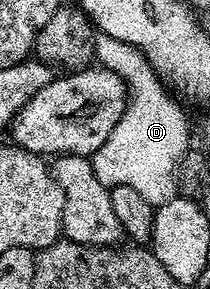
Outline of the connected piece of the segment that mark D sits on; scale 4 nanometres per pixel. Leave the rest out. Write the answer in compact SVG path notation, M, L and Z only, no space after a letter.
M95 34L95 60L108 71L117 72L128 87L128 105L111 130L110 137L91 156L98 181L109 189L127 185L142 193L153 207L177 196L175 172L185 151L189 150L188 119L170 98L156 71L139 47L126 45L108 34Z

